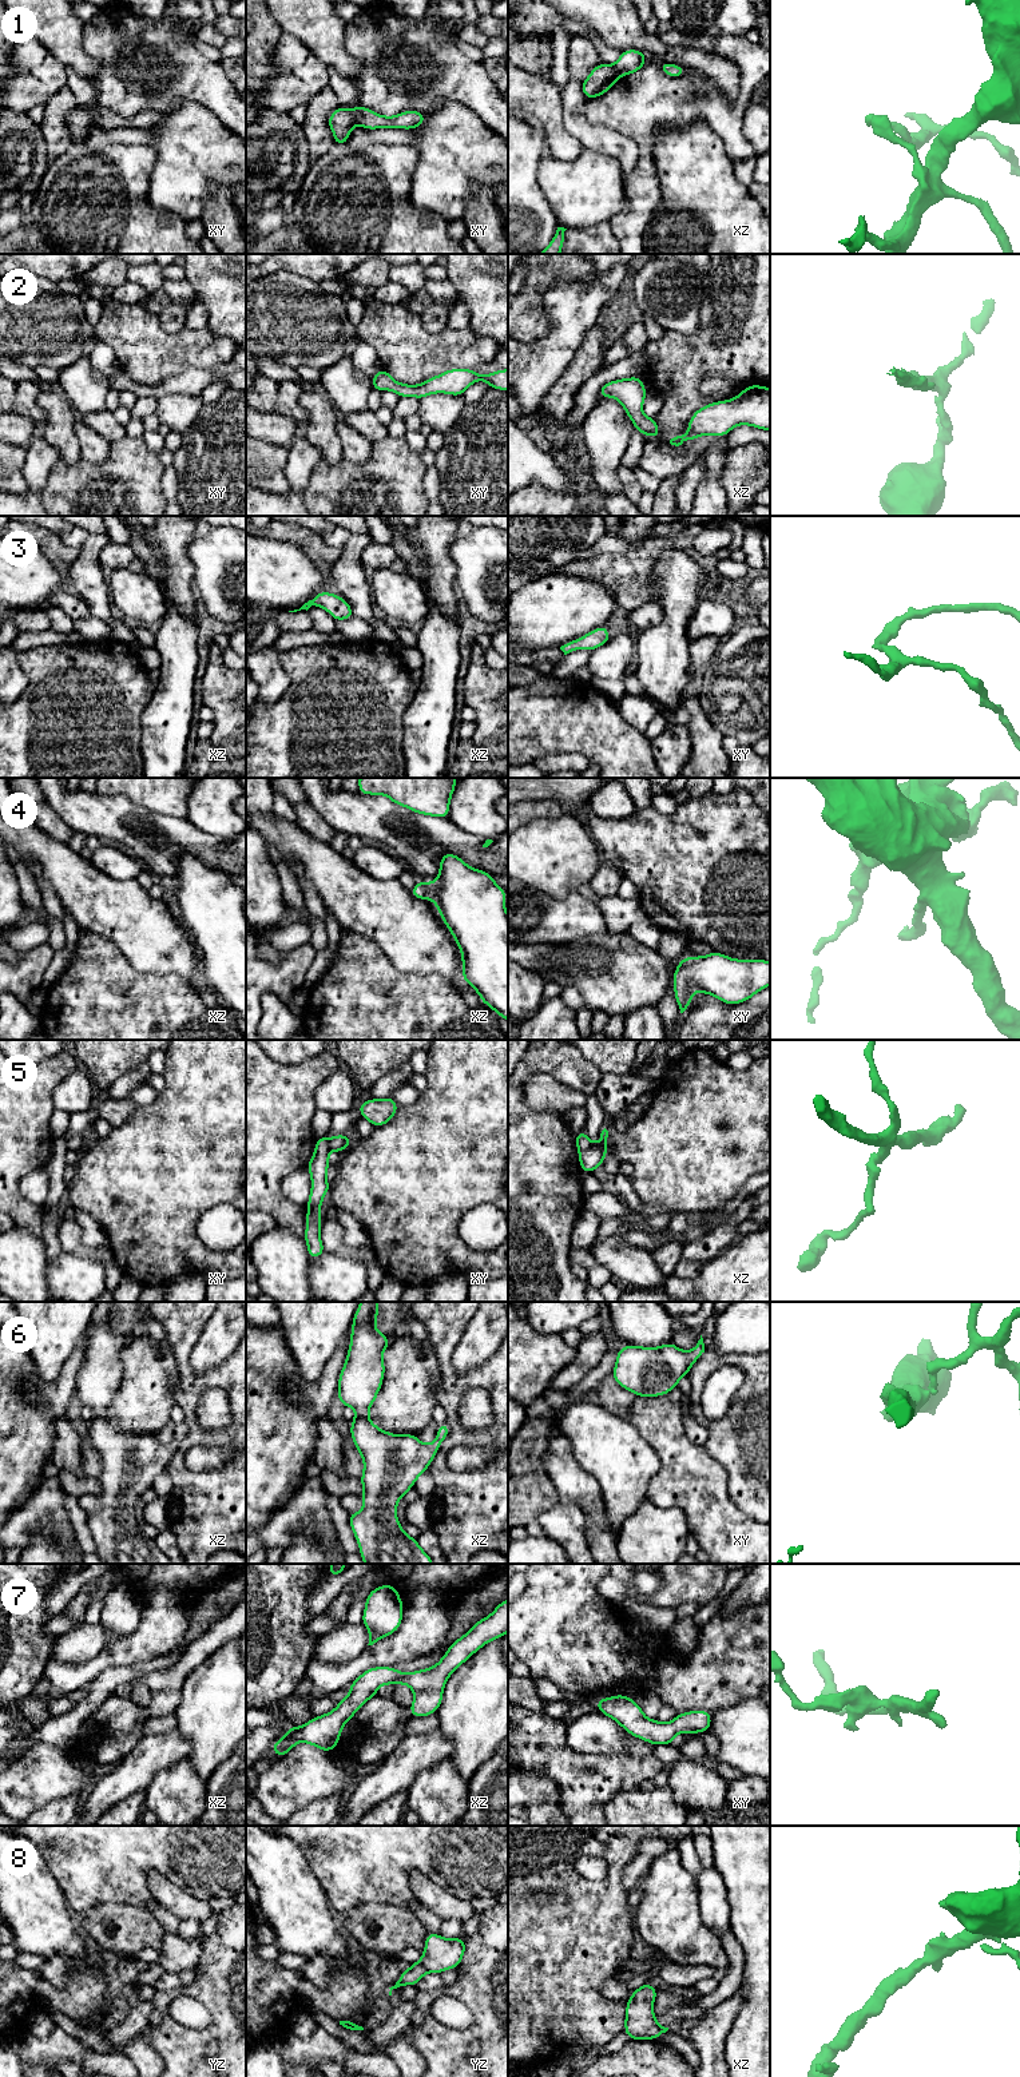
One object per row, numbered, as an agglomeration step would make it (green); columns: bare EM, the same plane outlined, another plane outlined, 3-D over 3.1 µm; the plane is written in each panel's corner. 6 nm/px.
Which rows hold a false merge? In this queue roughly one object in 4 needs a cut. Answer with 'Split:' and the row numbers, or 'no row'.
Split: 1, 5

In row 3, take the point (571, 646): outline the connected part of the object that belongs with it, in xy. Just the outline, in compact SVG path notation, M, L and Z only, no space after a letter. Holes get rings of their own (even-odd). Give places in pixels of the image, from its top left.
M607 626L599 627L587 635L567 642L564 646L560 647L560 650L564 652L564 655L575 651L575 650L590 650L594 651L599 648L600 646L606 644L610 640L610 632L607 630Z

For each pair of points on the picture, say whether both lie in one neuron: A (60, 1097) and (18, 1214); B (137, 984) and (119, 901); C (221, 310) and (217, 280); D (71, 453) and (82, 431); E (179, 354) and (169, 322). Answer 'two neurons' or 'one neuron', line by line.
A: two neurons
B: two neurons
C: one neuron
D: two neurons
E: two neurons

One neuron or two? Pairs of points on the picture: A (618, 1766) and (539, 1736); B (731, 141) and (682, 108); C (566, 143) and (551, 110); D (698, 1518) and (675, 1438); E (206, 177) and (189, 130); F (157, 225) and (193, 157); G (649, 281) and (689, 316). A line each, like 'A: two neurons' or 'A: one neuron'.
A: one neuron
B: one neuron
C: one neuron
D: one neuron
E: one neuron
F: two neurons
G: one neuron

